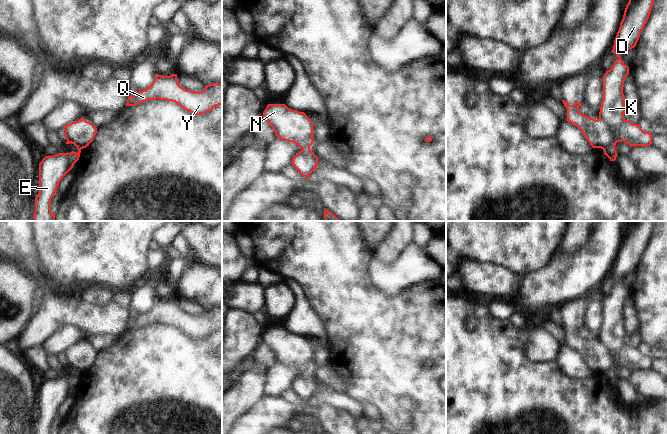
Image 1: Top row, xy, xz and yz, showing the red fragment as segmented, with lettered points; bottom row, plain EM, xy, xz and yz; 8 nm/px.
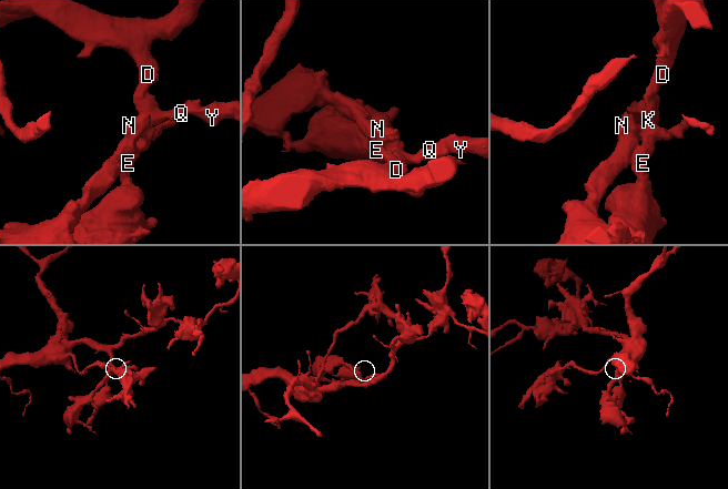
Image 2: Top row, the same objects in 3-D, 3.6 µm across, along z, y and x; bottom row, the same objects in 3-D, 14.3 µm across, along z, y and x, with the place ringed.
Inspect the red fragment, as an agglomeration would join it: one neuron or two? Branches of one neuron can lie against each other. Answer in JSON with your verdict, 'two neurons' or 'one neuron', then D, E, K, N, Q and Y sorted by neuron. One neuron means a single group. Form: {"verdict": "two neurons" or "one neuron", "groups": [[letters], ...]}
{"verdict": "two neurons", "groups": [["D", "E", "K", "Q", "Y"], ["N"]]}

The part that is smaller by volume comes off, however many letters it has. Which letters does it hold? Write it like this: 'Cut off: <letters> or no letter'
Cut off: N

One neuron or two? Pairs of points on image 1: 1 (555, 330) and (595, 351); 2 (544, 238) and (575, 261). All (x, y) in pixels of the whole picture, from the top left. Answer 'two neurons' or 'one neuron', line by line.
1: two neurons
2: two neurons

